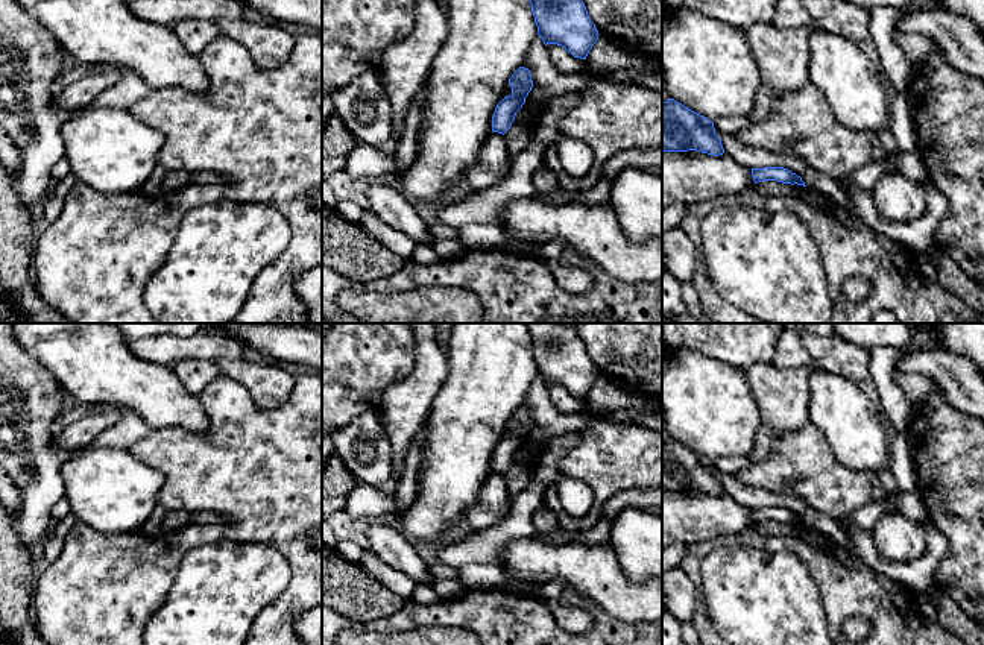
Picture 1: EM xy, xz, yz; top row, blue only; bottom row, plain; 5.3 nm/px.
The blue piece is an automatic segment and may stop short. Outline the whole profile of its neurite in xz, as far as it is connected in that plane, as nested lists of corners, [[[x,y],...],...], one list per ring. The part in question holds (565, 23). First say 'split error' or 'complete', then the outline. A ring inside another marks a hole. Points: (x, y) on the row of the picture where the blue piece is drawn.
complete; [[[530,0],[530,5],[545,46],[557,44],[574,58],[586,59],[600,33],[583,0]]]

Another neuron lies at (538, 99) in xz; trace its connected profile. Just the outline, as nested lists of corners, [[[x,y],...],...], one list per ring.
[[[533,87],[525,97],[525,106],[516,112],[515,121],[522,124],[530,123],[544,111],[544,108],[550,103],[550,99],[551,97],[545,90]]]

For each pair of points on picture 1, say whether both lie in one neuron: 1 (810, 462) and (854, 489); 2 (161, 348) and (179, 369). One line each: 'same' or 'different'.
1: same
2: different

